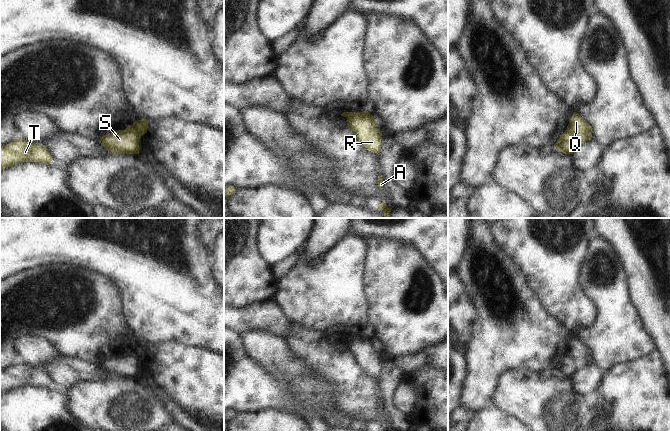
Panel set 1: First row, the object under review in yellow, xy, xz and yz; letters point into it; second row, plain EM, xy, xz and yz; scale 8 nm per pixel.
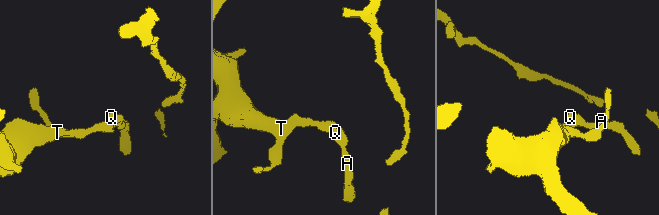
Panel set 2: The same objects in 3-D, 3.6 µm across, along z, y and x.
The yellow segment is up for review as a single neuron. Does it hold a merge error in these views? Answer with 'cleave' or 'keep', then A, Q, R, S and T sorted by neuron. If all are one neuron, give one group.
cleave; A Q R / S T

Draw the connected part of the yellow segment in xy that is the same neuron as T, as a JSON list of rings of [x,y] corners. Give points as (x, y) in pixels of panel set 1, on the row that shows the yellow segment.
[[[21,138],[0,146],[0,170],[22,162],[52,164],[52,155],[44,145]]]

